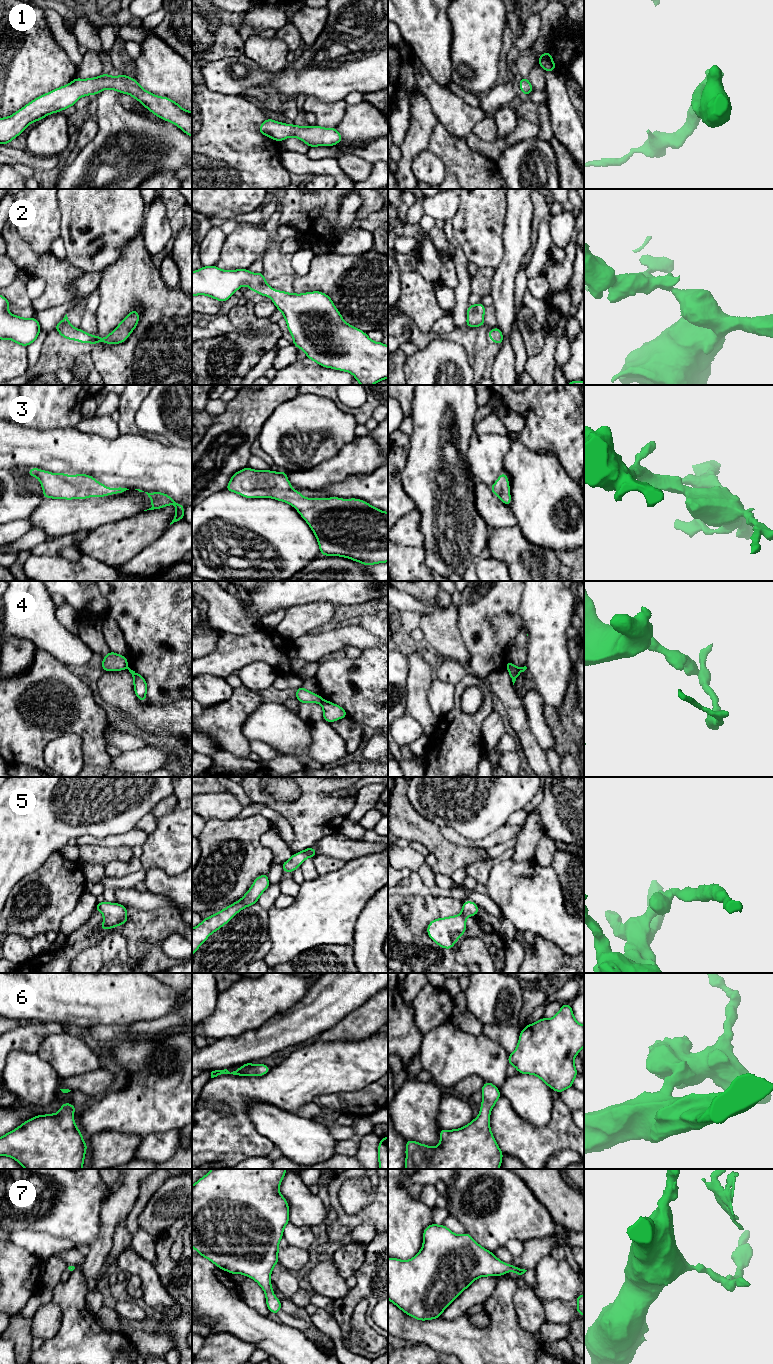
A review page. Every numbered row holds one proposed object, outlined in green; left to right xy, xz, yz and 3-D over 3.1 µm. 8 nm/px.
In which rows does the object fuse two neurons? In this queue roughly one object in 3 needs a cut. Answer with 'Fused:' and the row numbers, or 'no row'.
Fused: 4

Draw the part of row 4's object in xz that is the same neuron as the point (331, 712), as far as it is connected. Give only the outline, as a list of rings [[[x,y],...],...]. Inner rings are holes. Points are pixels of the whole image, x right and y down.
[[[323,700],[321,706],[323,708],[323,720],[327,722],[331,723],[338,721],[340,718],[348,717],[346,711],[342,707],[330,701]]]

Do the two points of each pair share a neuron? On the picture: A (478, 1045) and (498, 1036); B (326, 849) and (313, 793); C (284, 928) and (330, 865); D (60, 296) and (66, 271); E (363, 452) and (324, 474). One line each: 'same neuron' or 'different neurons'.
A: different neurons
B: different neurons
C: different neurons
D: same neuron
E: same neuron

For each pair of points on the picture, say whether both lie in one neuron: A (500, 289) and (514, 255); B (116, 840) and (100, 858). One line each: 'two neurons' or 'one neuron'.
A: one neuron
B: two neurons

